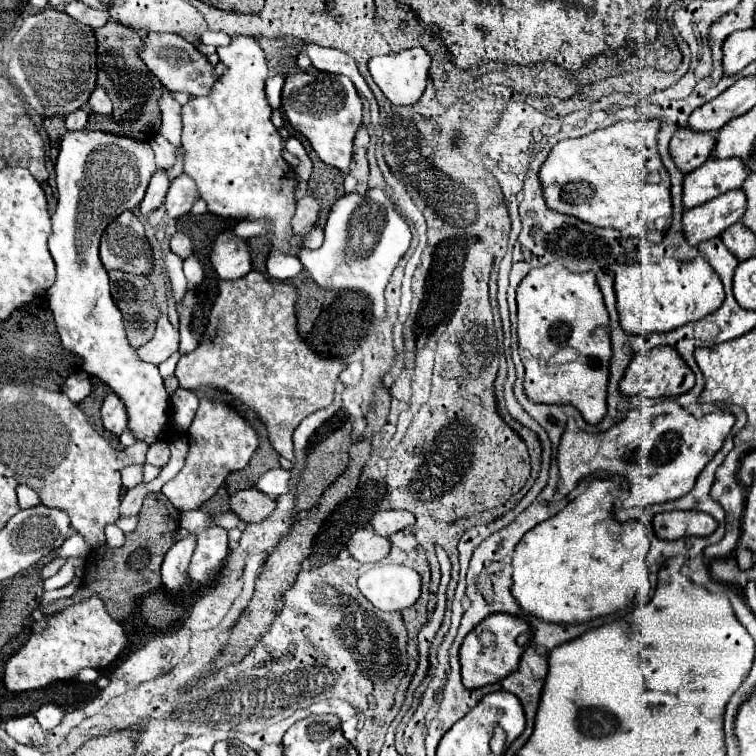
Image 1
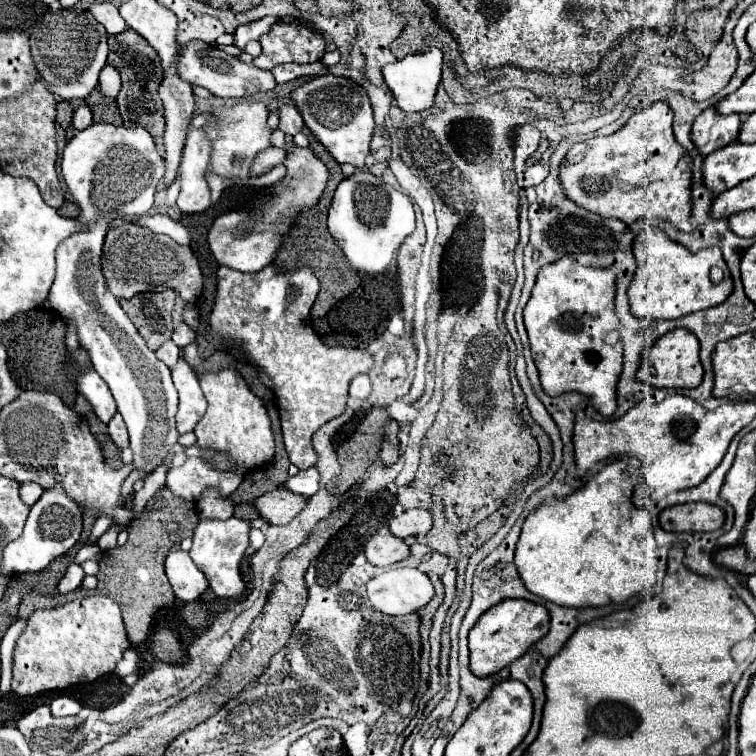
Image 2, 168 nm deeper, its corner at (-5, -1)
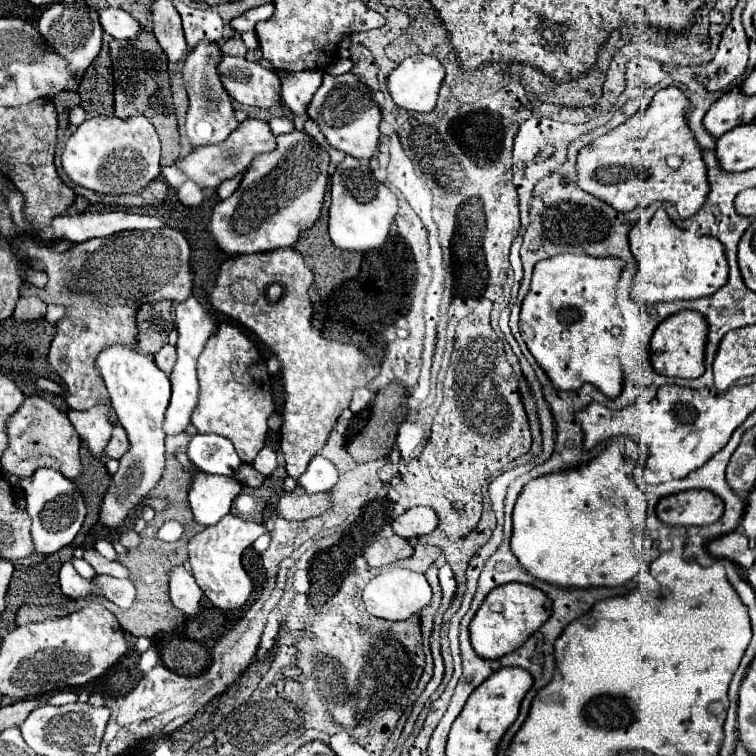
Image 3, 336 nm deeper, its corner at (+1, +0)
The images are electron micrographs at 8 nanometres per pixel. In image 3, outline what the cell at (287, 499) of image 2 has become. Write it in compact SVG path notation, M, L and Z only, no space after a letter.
M296 488L290 494L284 494L278 504L276 512L280 518L286 520L306 520L310 516L320 516L330 508L328 494L306 494L302 488Z

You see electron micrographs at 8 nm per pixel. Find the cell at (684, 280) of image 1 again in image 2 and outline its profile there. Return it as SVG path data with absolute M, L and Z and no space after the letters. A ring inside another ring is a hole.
M646 227L634 241L634 257L636 257L636 273L628 287L630 307L636 317L652 317L652 319L676 319L694 311L702 311L708 307L716 307L726 301L732 293L732 277L722 259L720 247L706 247L696 253L688 251L684 245L666 237L666 233L658 227ZM710 269L724 269L724 279L714 285L710 281Z

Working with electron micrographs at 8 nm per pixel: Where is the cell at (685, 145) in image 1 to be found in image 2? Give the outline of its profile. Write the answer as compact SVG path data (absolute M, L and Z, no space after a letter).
M708 107L694 121L692 141L706 157L716 149L722 149L728 143L736 141L740 125L742 125L740 115L720 115L716 107Z

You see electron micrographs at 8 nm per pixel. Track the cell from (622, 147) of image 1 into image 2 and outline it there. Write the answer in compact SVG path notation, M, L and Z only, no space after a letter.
M656 101L634 113L616 133L576 143L560 167L566 195L584 209L620 219L626 225L644 215L654 215L672 221L680 231L690 231L692 169L690 163L686 167L680 165L686 149L672 133L672 117L668 103Z

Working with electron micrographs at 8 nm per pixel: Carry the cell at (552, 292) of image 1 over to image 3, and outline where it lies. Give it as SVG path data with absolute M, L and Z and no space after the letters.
M558 254L534 266L532 286L520 310L520 330L522 324L532 326L534 336L524 338L524 342L556 390L578 390L582 384L592 384L610 400L620 396L622 366L618 360L618 338L612 330L622 324L622 314L614 296L622 268L624 262L618 258L592 258L586 254Z

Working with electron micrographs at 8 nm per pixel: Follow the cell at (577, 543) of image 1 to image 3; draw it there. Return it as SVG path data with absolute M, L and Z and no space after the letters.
M620 436L612 440L590 464L540 476L524 486L512 512L514 528L510 548L528 574L564 590L600 586L614 588L638 576L646 532L646 496L638 490L632 476L638 448L640 444L636 440Z

